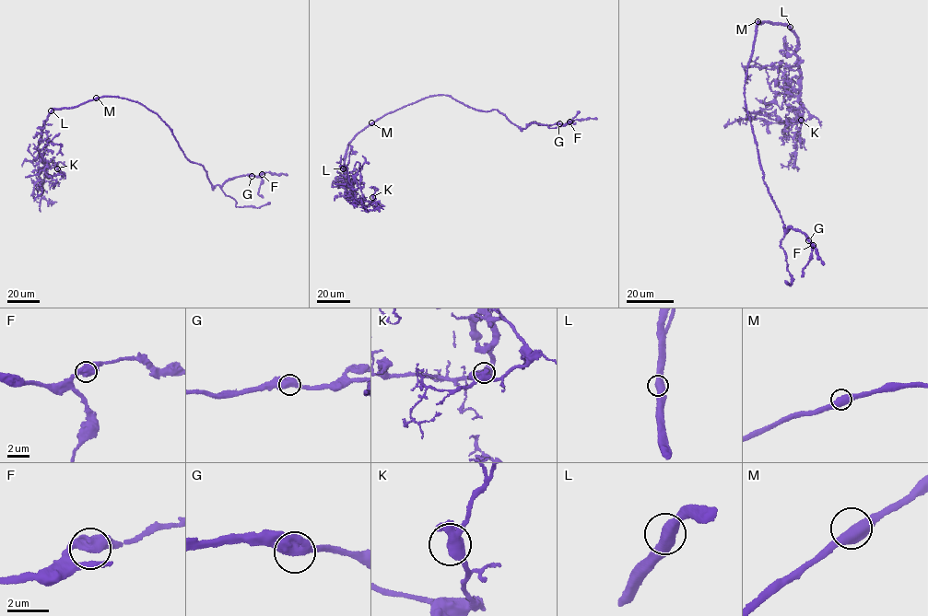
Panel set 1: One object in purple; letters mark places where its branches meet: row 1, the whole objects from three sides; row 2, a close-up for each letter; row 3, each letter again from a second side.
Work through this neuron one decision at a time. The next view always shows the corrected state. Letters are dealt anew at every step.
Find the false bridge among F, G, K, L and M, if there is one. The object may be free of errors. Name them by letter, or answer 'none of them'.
none of them

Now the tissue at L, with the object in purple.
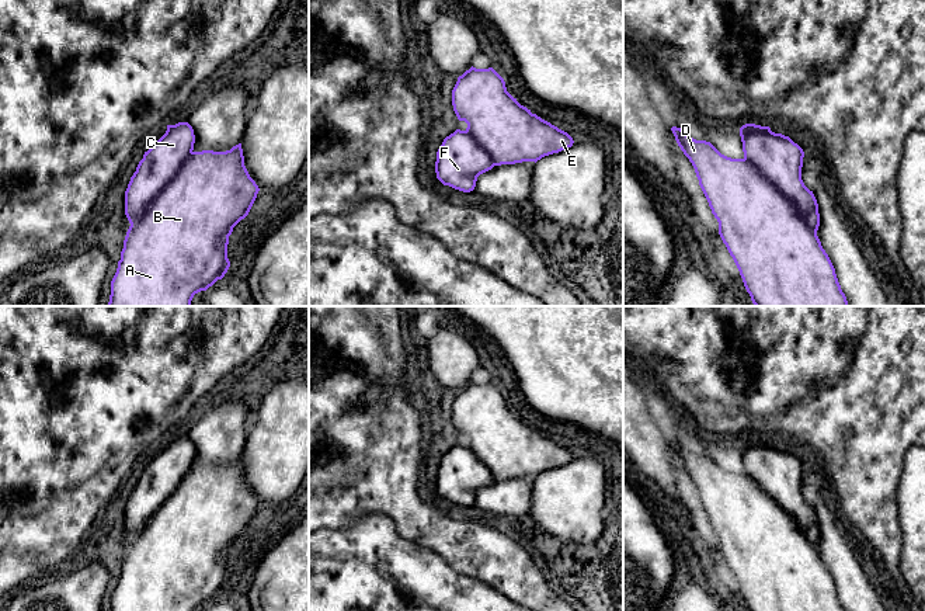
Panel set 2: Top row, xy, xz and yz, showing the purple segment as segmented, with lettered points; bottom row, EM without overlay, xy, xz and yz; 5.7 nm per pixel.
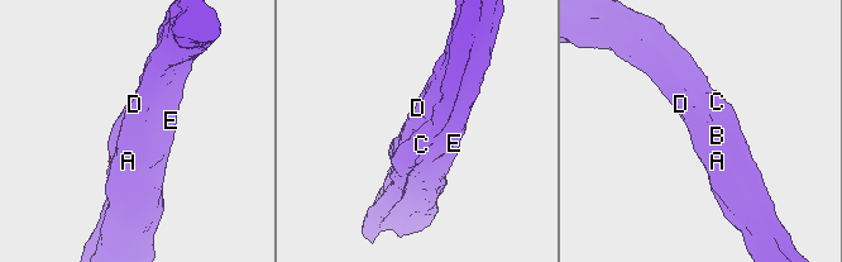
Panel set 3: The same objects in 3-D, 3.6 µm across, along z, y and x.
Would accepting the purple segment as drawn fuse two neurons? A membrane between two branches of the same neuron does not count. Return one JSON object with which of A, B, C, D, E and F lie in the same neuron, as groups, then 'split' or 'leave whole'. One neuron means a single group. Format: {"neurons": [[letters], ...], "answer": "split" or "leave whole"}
{"neurons": [["A", "B", "C", "D", "E", "F"]], "answer": "leave whole"}

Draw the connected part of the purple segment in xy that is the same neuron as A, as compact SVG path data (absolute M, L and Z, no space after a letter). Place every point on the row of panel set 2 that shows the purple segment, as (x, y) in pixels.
M188 122L167 125L166 133L145 152L131 177L125 191L125 215L131 226L107 306L191 306L195 294L206 291L227 272L229 236L248 215L260 188L244 166L241 143L226 152L195 152L194 143L194 129Z

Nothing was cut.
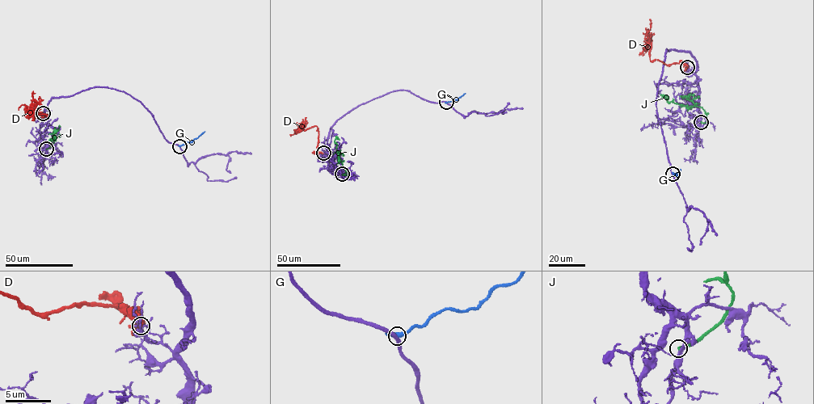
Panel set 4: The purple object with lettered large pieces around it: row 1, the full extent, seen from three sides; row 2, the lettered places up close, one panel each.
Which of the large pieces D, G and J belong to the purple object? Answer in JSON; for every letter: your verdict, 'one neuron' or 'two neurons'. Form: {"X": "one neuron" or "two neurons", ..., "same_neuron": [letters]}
{"D": "two neurons", "G": "two neurons", "J": "two neurons", "same_neuron": []}

